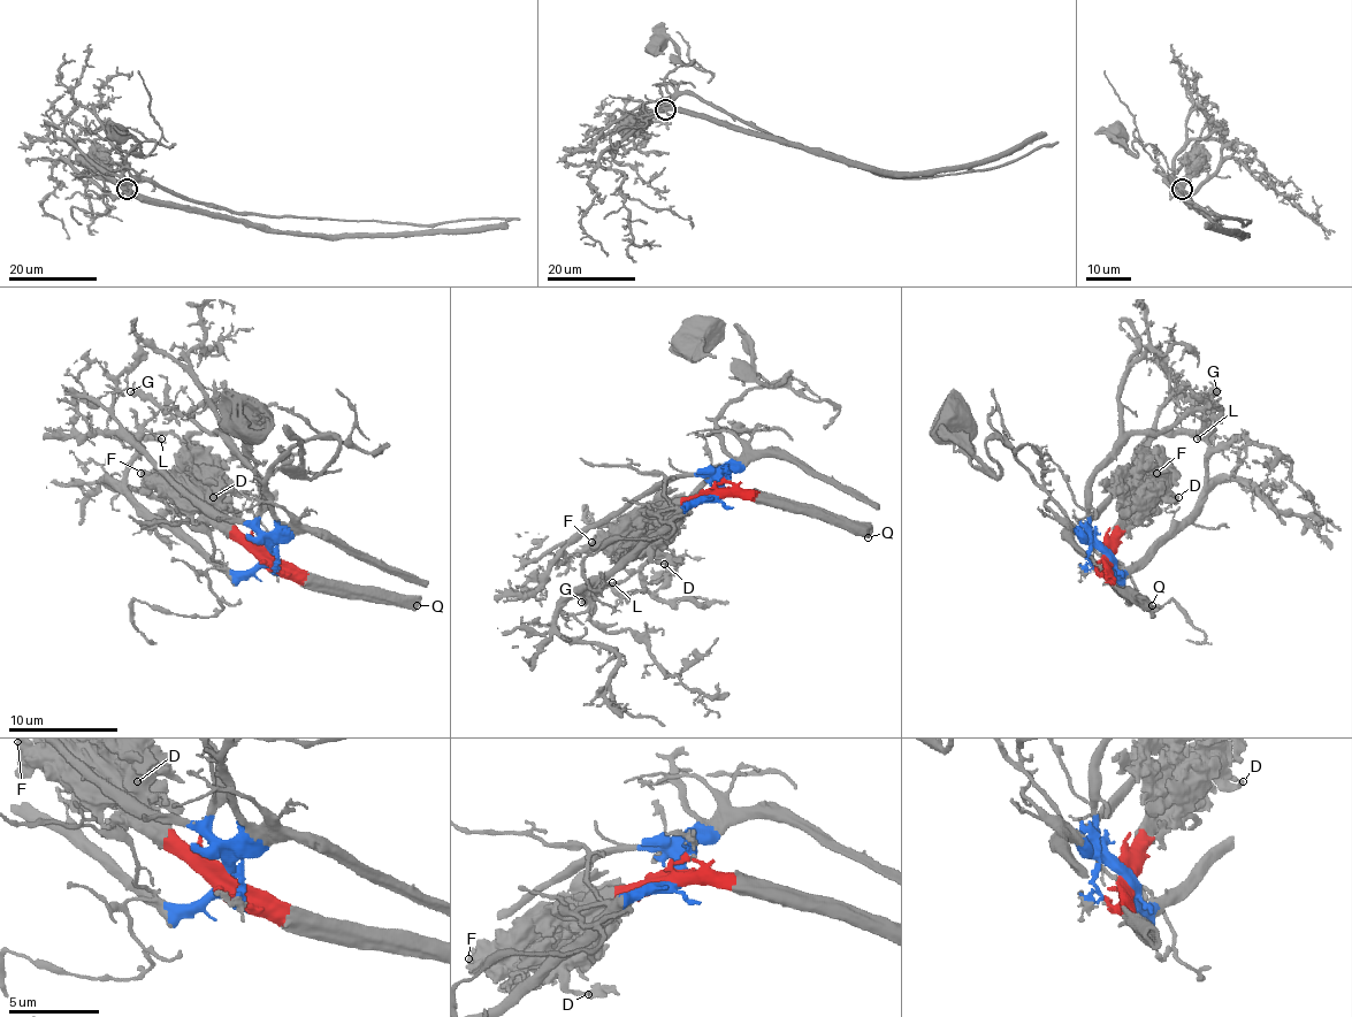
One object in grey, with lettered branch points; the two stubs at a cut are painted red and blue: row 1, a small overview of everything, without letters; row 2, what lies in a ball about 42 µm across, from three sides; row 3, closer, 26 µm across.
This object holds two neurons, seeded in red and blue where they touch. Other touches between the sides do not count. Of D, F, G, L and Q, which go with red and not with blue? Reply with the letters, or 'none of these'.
D, F, Q

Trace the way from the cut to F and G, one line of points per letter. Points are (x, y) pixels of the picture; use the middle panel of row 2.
F: (717, 492), (638, 512), (592, 542)
G: (717, 492), (709, 476), (667, 520), (667, 536), (627, 578), (605, 583), (580, 603)

